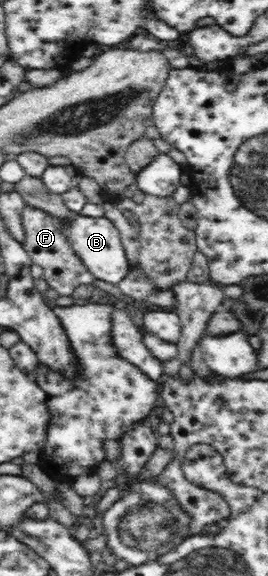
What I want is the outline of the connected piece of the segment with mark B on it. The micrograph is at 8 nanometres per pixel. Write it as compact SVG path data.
M77 213L74 219L64 219L66 228L66 239L71 249L78 255L78 258L86 265L94 278L118 284L131 269L126 258L121 237L114 223L104 217L91 217Z

